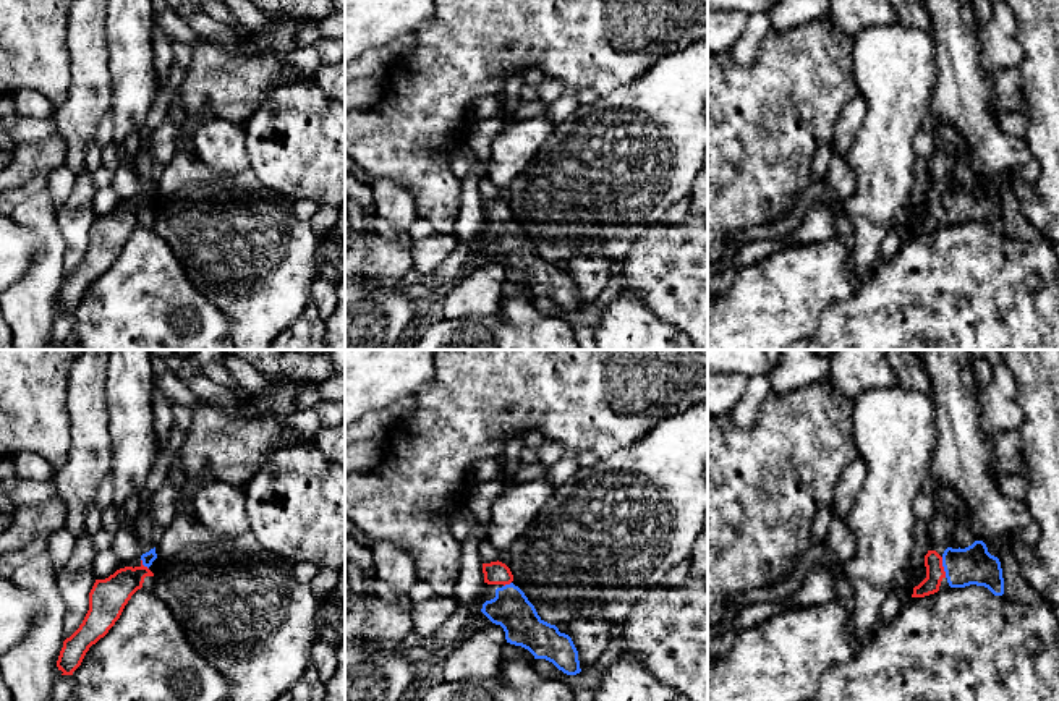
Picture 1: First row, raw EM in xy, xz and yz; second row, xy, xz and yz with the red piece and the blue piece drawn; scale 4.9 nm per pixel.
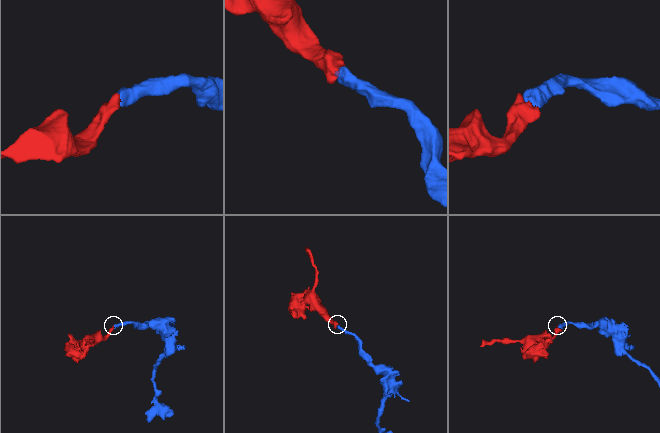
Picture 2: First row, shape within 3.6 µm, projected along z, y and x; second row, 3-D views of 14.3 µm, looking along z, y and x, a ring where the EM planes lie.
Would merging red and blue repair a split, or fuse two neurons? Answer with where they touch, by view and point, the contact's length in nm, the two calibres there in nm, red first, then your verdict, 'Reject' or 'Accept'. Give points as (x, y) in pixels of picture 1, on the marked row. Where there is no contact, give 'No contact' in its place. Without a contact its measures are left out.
Touches red at yz (943, 567). Shared border 110 nm. Thickness 100 nm (red) against 190 nm. Accept

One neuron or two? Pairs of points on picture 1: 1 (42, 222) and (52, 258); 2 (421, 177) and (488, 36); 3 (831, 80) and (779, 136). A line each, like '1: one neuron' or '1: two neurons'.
1: one neuron
2: one neuron
3: one neuron

